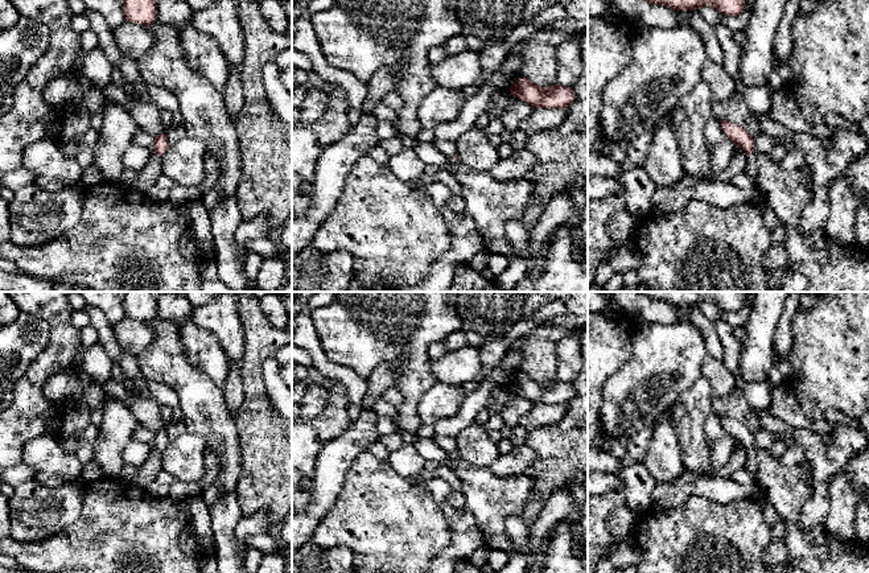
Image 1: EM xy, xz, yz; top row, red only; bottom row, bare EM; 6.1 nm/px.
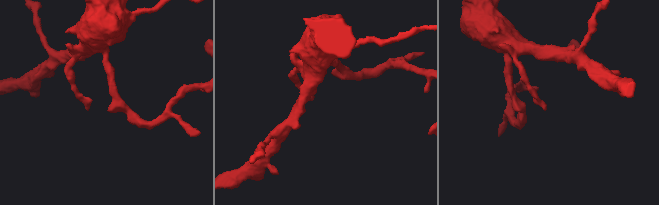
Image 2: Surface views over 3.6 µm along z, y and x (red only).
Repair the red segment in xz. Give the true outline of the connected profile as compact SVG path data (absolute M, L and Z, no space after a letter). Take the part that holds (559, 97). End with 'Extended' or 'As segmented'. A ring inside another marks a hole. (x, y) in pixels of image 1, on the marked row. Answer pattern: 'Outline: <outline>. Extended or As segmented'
Outline: M518 78L511 84L510 91L514 96L527 102L535 108L568 108L576 99L572 87L560 84L539 87L527 78Z. As segmented

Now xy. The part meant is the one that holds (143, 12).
Outline: M124 0L125 21L148 26L156 21L157 0Z. As segmented

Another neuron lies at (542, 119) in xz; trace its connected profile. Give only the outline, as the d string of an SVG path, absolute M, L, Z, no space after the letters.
M535 108L534 114L519 124L519 131L532 136L557 128L567 118L568 108Z

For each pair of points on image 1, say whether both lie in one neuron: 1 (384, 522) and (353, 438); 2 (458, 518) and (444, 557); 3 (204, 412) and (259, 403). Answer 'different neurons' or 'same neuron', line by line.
1: different neurons
2: same neuron
3: different neurons

